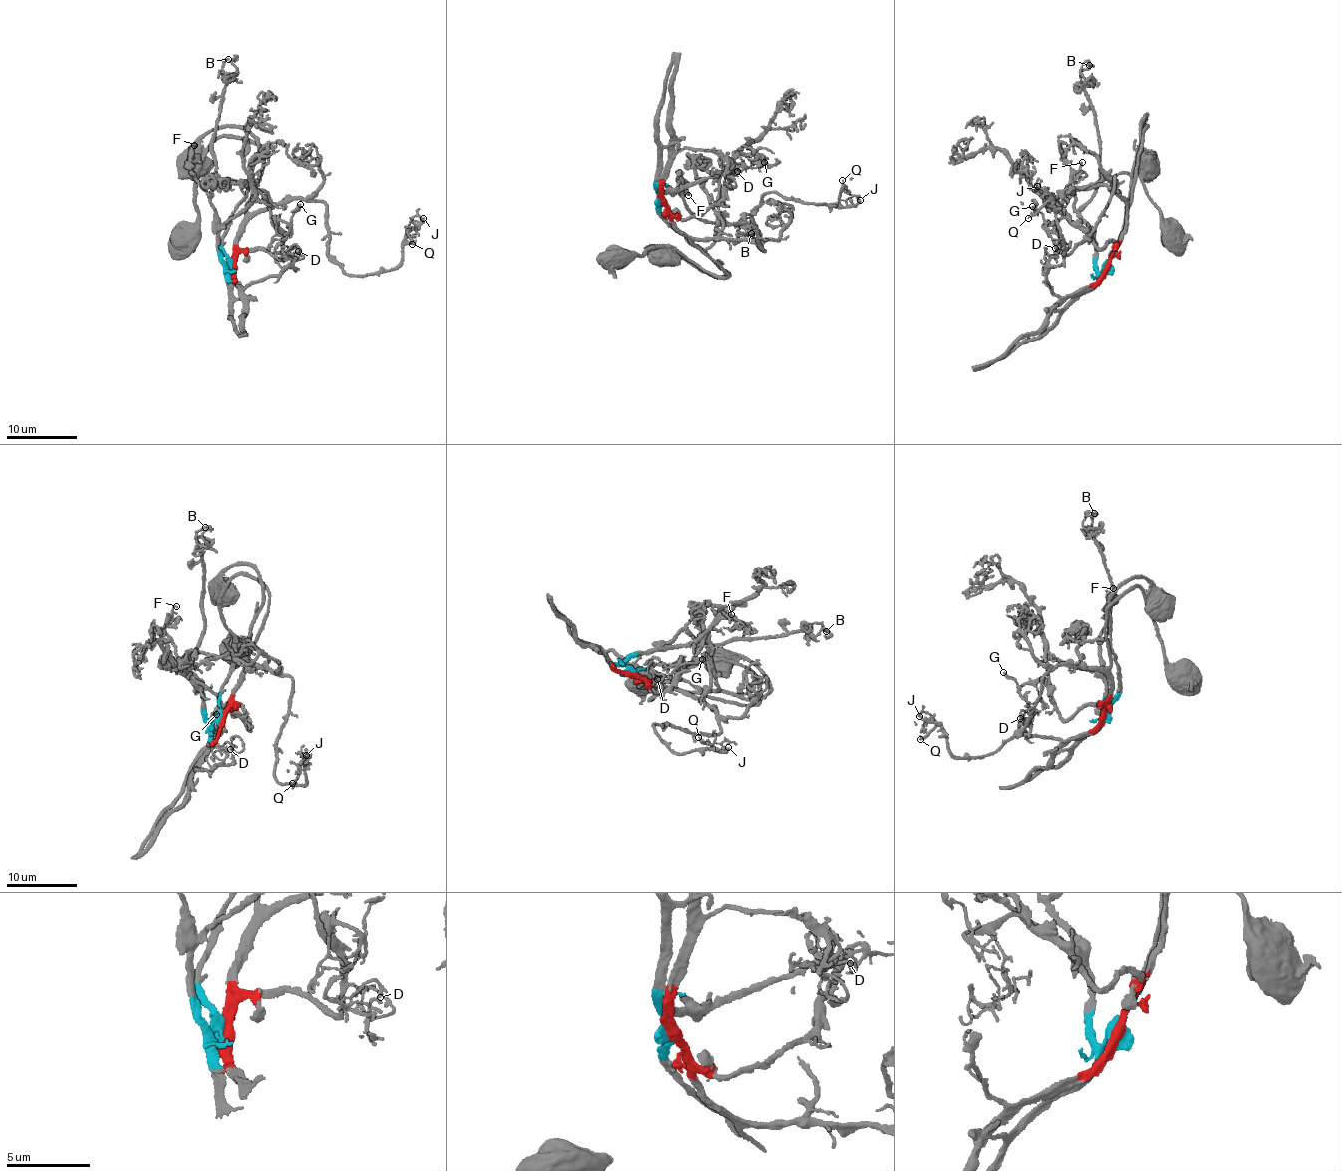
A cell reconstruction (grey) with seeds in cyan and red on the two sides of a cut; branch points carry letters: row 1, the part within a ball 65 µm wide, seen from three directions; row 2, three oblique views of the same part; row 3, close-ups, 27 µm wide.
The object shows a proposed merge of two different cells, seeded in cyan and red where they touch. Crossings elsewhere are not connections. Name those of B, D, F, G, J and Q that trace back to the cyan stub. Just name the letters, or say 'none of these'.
B, F

